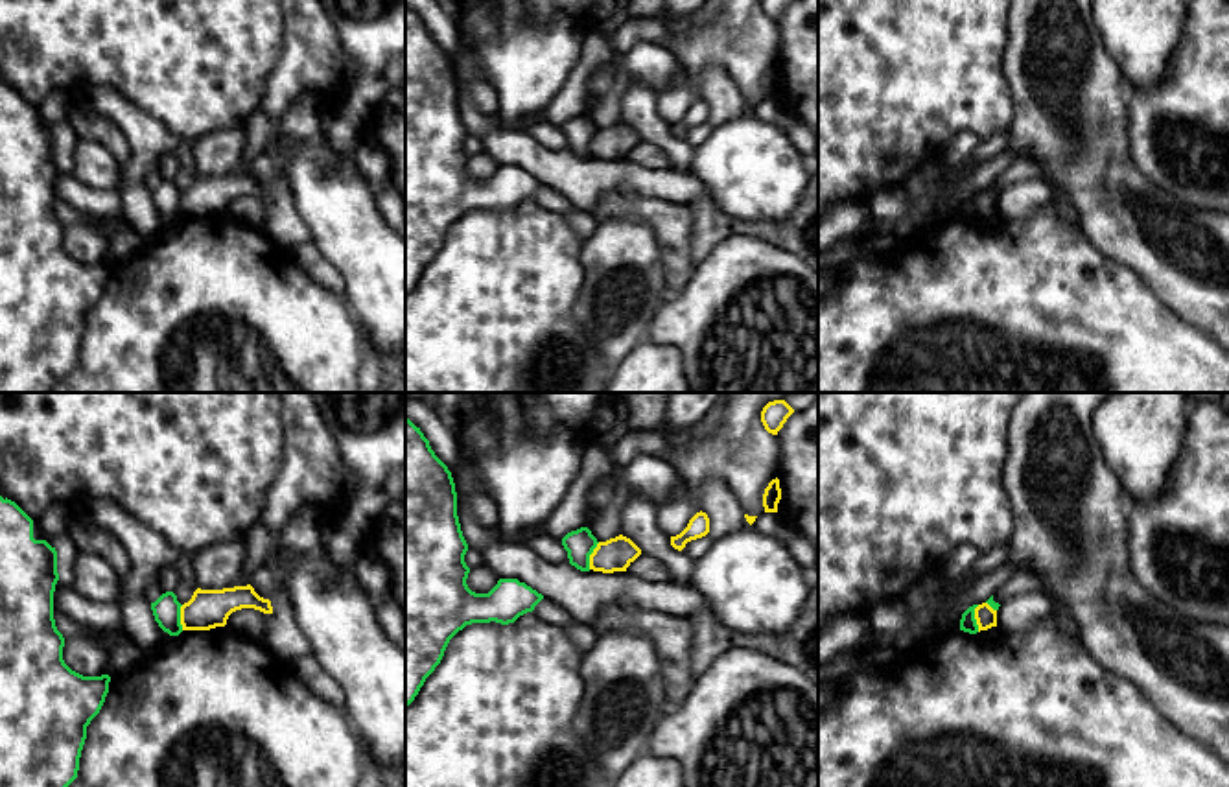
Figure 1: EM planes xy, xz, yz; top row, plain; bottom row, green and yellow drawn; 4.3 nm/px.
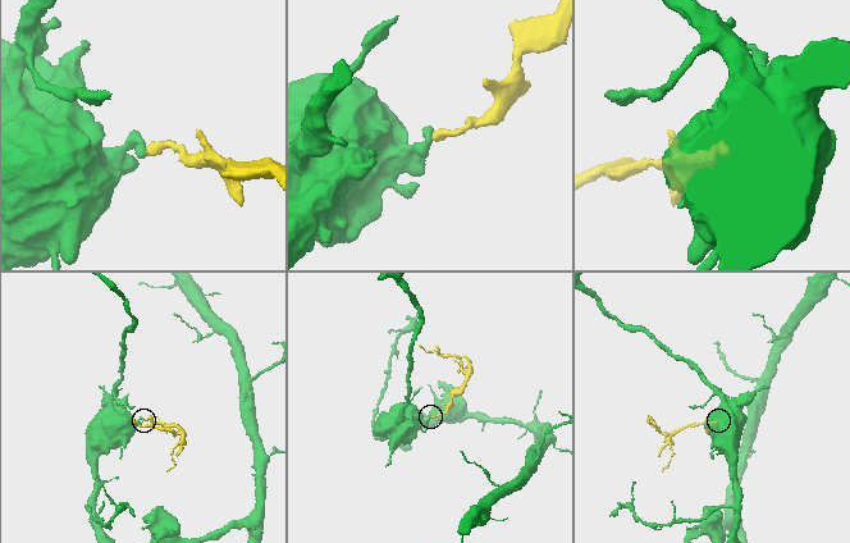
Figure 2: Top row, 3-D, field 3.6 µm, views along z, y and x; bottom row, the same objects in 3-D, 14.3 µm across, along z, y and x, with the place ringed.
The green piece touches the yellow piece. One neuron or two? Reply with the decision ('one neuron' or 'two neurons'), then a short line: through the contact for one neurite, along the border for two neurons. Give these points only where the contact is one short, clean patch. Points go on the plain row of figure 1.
two neurons; line xz (599, 129), (590, 142), (588, 155)

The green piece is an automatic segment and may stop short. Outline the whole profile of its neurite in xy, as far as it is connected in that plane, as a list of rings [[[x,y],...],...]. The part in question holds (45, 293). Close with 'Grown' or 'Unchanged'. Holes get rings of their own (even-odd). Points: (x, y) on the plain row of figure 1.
[[[0,83],[0,393],[50,393],[76,365],[87,313],[109,280],[109,262],[83,264],[63,247],[64,225],[53,206],[57,138],[33,125],[33,107]]]. Unchanged

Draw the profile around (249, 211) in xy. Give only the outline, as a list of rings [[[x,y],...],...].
[[[241,195],[228,203],[227,214],[238,219],[241,225],[263,229],[271,201],[263,201],[254,195]]]

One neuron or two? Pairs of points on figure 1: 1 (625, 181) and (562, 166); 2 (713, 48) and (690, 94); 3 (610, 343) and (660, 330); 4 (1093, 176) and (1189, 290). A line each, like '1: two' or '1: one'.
1: one
2: one
3: two
4: one

